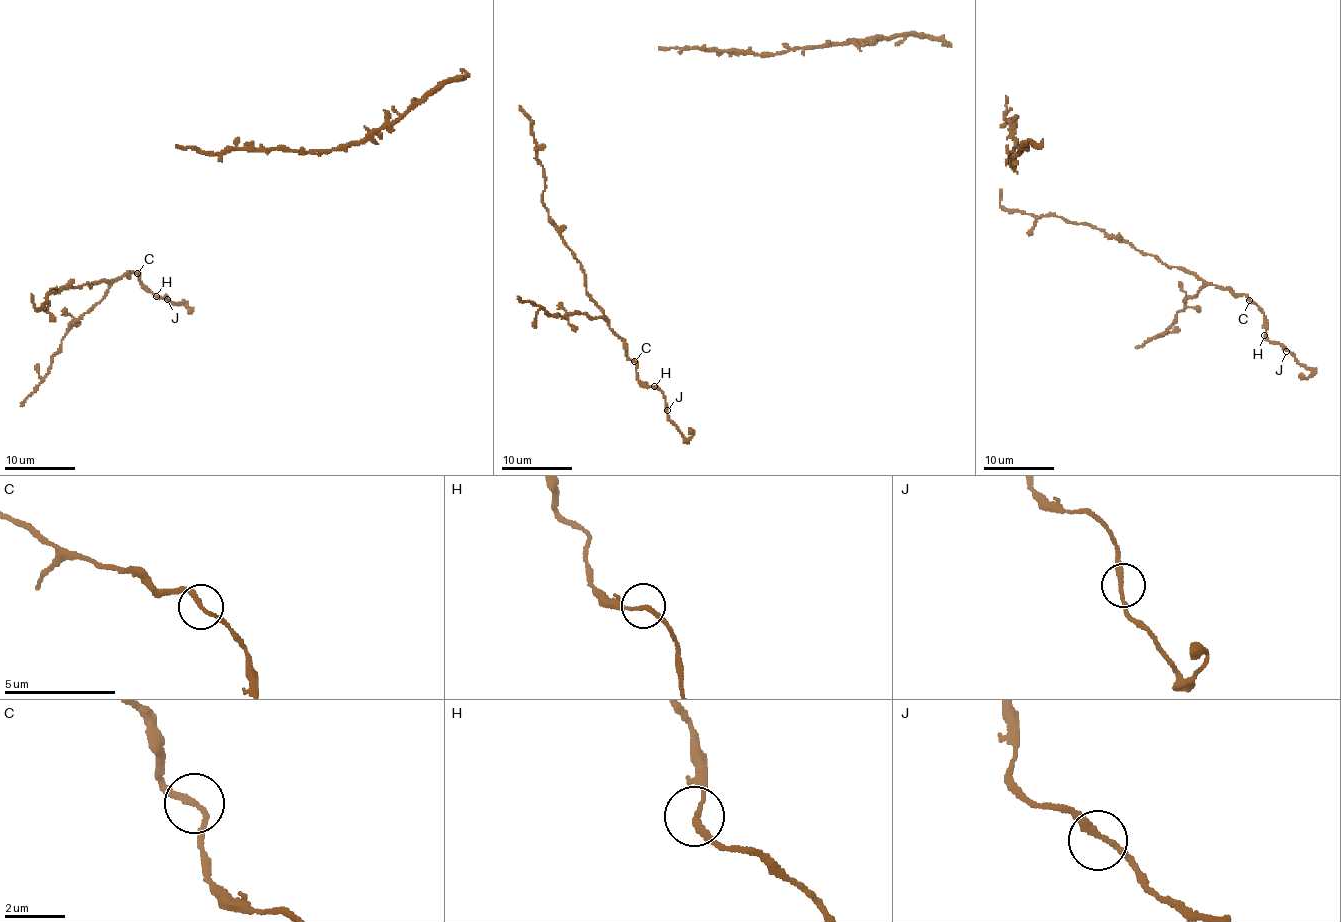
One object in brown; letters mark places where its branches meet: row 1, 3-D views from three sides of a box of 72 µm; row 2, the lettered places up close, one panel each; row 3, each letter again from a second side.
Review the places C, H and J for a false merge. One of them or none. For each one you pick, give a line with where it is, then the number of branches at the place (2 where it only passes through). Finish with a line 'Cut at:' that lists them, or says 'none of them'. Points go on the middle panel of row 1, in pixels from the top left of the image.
Cut at: none of them

